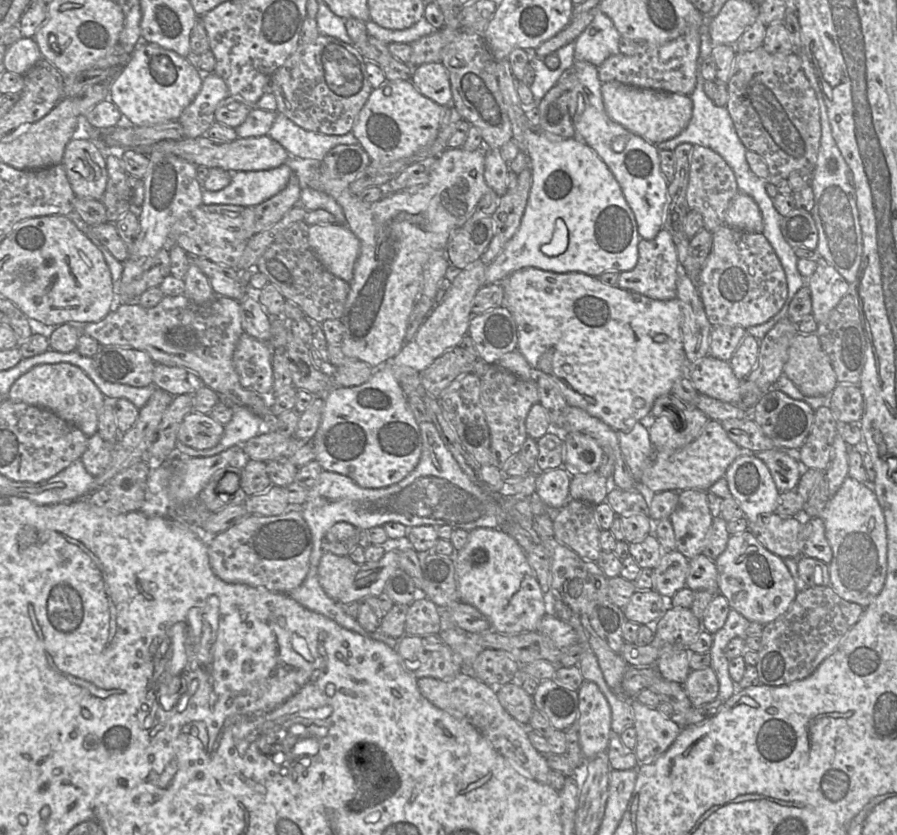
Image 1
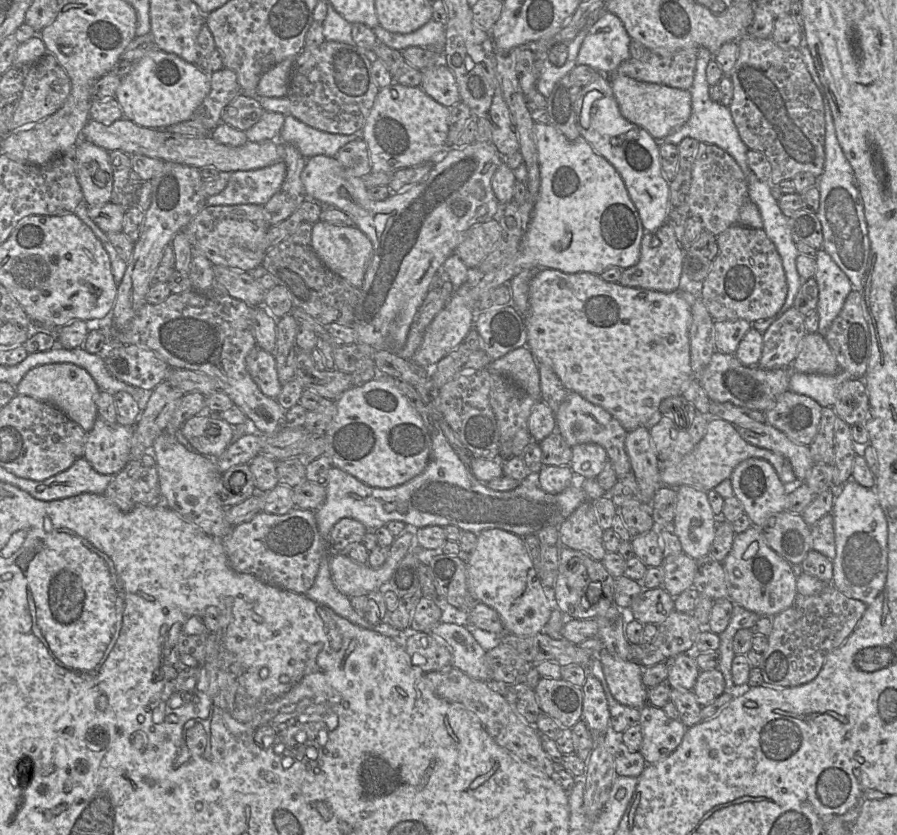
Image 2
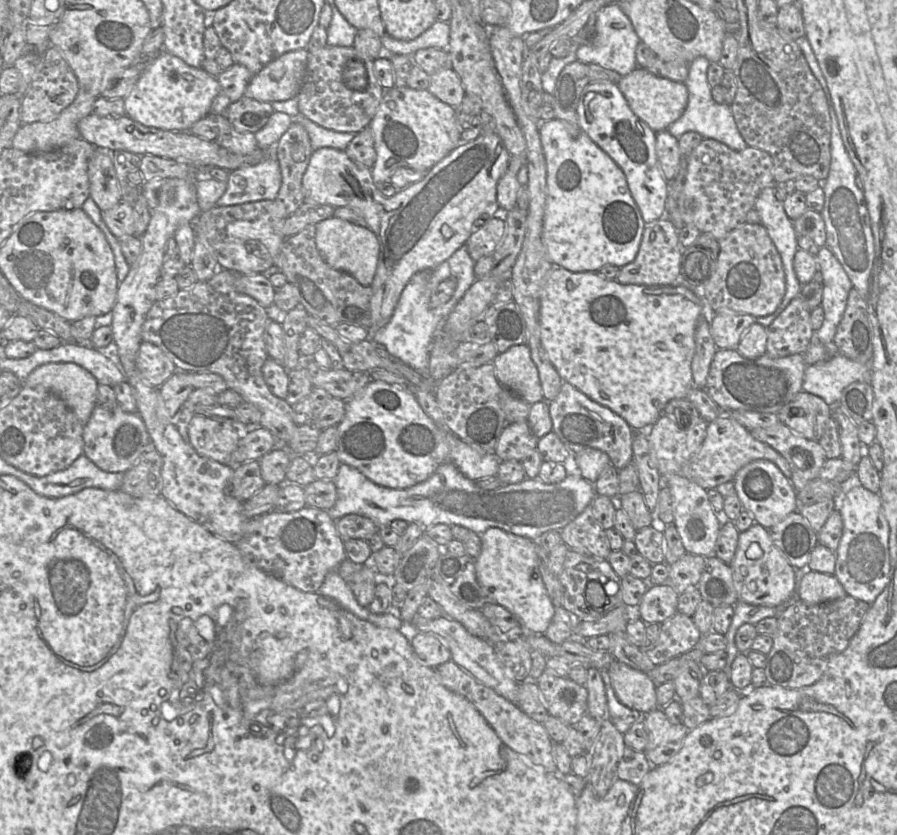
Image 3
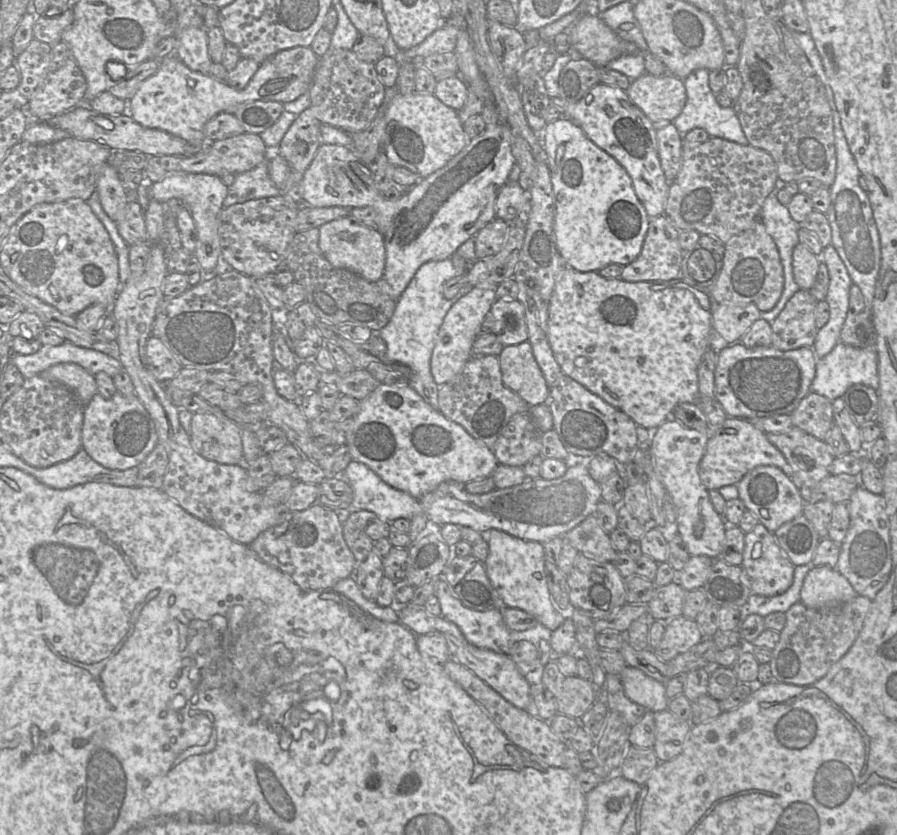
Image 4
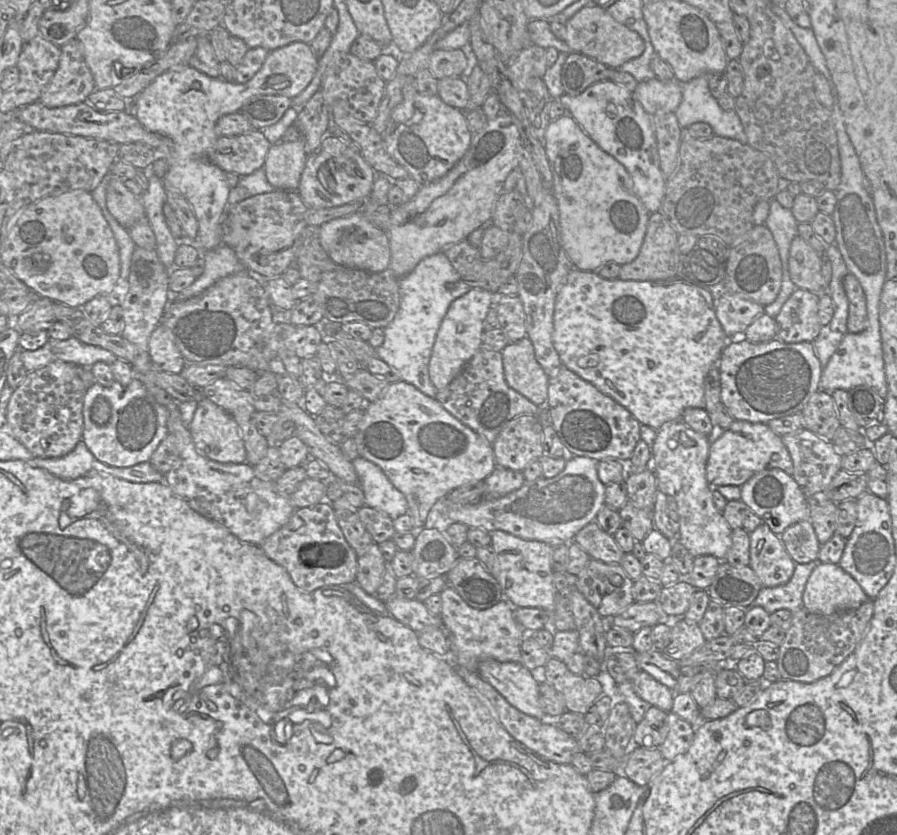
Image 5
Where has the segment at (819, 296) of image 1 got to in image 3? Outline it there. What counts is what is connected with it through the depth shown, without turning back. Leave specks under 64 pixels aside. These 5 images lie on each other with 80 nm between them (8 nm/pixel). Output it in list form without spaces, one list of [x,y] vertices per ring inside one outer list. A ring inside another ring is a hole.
[[[827,246],[820,248],[817,263],[824,283],[821,303],[824,321],[821,328],[815,332],[814,338],[824,345],[832,345],[853,285],[838,259]]]

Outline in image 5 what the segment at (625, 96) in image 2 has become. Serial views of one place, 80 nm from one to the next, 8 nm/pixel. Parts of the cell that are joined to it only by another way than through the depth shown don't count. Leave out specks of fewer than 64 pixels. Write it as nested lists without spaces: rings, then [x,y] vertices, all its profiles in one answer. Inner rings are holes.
[[[653,79],[638,82],[633,91],[649,115],[675,112],[683,98],[683,83],[674,80]]]

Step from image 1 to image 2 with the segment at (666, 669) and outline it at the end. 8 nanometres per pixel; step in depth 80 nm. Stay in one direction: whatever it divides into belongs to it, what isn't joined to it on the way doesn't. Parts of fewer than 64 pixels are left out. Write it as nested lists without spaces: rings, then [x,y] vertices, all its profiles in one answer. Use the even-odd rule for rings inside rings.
[[[694,652],[681,653],[665,661],[668,666],[667,683],[678,691],[693,691],[700,669]]]

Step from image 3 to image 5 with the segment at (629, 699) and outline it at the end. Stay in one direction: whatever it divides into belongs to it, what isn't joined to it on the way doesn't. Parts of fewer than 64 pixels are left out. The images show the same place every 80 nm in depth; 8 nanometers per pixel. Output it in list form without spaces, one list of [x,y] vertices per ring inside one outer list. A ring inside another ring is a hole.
[[[639,670],[631,681],[635,693],[665,712],[672,711],[674,691],[658,682],[651,675]]]

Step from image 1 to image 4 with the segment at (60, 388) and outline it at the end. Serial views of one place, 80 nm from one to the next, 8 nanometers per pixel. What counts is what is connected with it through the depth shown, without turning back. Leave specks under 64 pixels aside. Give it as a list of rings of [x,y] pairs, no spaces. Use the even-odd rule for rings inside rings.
[[[61,363],[50,366],[40,373],[40,375],[68,387],[83,407],[97,393],[97,384],[94,375],[76,363]]]

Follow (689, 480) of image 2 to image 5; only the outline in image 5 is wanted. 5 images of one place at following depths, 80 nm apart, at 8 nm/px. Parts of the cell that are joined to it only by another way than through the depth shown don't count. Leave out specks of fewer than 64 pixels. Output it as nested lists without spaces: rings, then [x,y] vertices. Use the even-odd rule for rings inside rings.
[[[735,420],[710,443],[706,478],[713,487],[741,487],[757,473],[769,469],[780,469],[790,476],[793,476],[794,472],[791,456],[782,437],[774,433],[767,424]]]

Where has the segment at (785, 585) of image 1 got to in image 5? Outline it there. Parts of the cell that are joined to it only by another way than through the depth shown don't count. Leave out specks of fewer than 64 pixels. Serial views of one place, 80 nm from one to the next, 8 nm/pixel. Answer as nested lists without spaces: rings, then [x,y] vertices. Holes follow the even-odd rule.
[[[762,523],[750,533],[750,563],[763,588],[786,584],[796,563],[786,551],[780,537]]]

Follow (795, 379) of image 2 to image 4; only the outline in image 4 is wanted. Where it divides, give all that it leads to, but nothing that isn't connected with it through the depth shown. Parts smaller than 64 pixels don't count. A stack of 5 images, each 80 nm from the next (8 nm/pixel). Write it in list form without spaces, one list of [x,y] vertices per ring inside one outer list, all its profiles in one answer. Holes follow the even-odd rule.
[[[839,342],[829,354],[823,358],[818,358],[811,392],[833,401],[842,397],[851,386],[856,384],[862,384],[876,391],[878,390],[878,356],[875,346],[860,349]]]

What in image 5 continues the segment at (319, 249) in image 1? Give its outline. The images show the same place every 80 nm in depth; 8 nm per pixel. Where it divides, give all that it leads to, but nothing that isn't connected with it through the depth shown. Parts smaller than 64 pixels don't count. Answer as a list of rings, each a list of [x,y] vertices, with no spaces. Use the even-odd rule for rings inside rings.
[[[362,212],[338,217],[321,225],[320,243],[327,255],[339,265],[368,272],[381,272],[389,268],[391,254],[388,235],[372,225]]]

